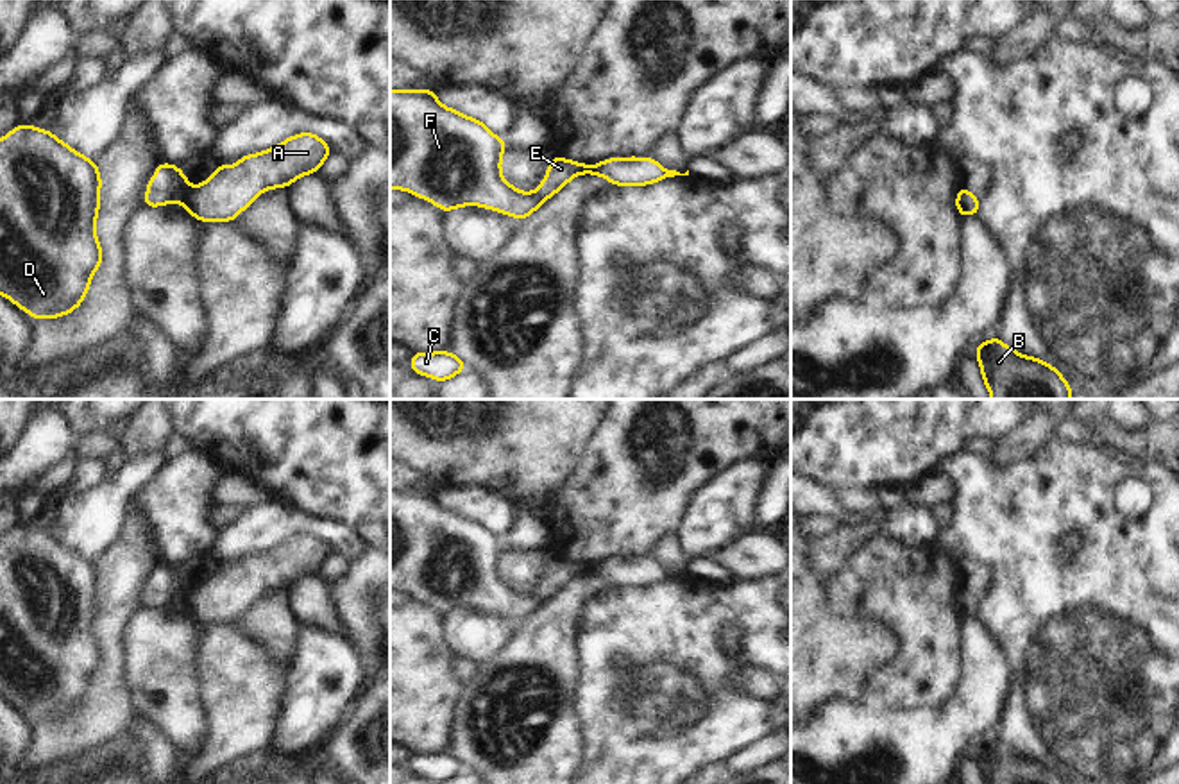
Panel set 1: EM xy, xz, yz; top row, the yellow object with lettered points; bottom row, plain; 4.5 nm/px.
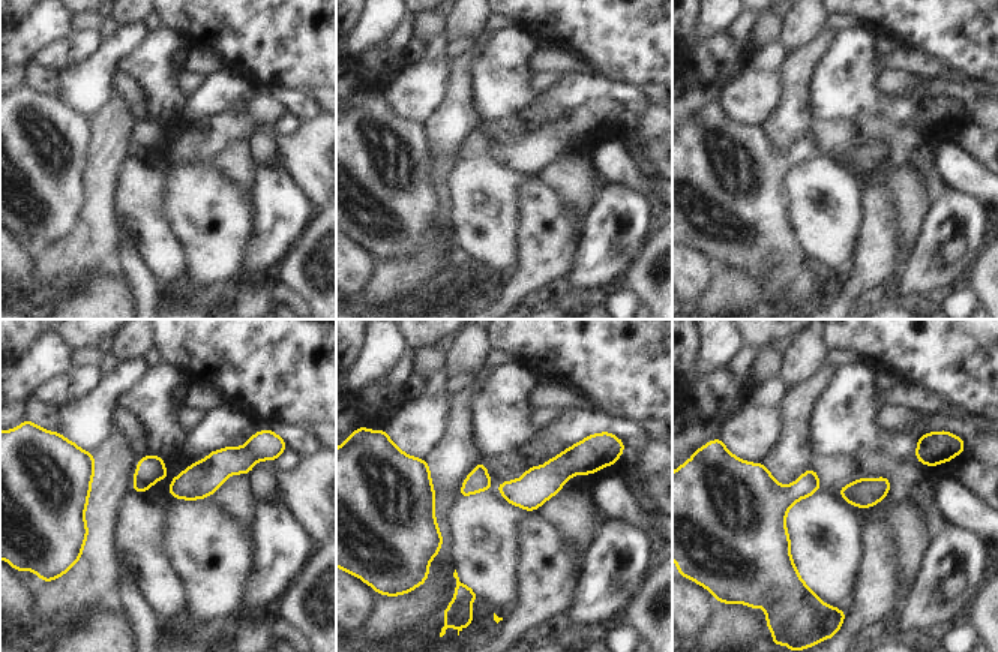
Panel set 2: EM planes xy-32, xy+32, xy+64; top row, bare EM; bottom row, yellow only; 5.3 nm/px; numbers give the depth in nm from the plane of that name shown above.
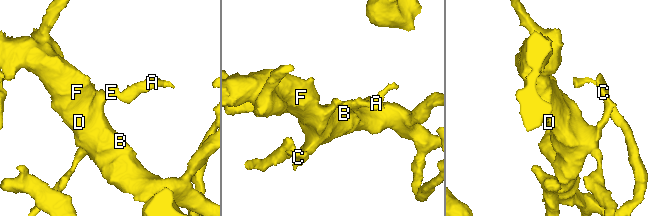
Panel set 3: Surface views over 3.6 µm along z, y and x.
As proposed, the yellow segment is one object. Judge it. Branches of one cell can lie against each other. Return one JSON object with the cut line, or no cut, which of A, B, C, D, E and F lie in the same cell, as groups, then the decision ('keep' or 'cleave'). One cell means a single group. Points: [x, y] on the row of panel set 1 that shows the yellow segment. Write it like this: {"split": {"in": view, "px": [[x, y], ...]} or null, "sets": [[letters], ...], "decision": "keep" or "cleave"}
{"split": {"in": "xy", "px": [[192, 187], [179, 201]]}, "sets": [["A"], ["B", "C", "D", "E", "F"]], "decision": "cleave"}

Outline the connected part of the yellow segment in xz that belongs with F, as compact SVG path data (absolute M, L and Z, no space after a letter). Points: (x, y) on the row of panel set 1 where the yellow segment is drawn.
M390 89L390 190L408 192L444 213L478 206L517 220L528 218L590 165L553 156L544 179L533 192L521 192L503 177L505 138L481 120L467 116L437 98L435 89Z

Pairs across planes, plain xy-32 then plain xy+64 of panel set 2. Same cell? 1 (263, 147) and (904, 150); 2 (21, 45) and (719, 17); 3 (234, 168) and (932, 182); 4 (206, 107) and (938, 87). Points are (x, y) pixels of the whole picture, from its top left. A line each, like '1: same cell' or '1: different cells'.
1: different cells
2: same cell
3: different cells
4: same cell

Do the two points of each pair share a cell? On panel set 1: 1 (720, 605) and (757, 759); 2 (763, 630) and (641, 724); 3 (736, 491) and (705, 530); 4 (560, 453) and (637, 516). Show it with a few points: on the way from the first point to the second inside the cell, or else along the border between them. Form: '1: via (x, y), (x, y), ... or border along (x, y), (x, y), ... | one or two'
1: border along (771, 731), (723, 761) | two
2: via (727, 620), (657, 688) | one
3: via (732, 500), (714, 521) | one
4: border along (600, 432), (580, 469), (551, 498) | two

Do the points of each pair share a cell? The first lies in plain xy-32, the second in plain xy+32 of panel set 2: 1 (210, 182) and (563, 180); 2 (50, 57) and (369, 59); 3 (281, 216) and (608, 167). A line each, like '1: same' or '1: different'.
1: different
2: different
3: different

